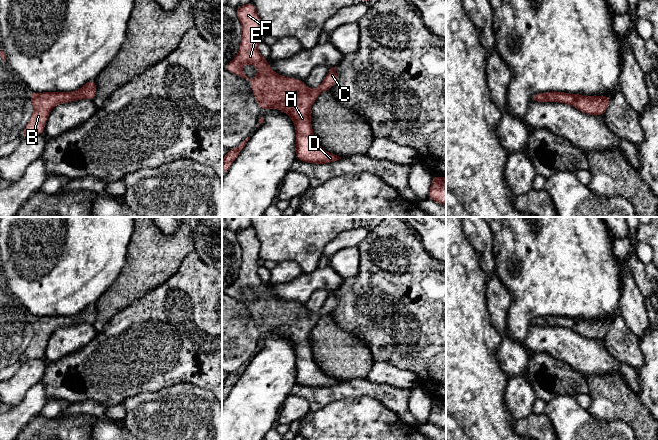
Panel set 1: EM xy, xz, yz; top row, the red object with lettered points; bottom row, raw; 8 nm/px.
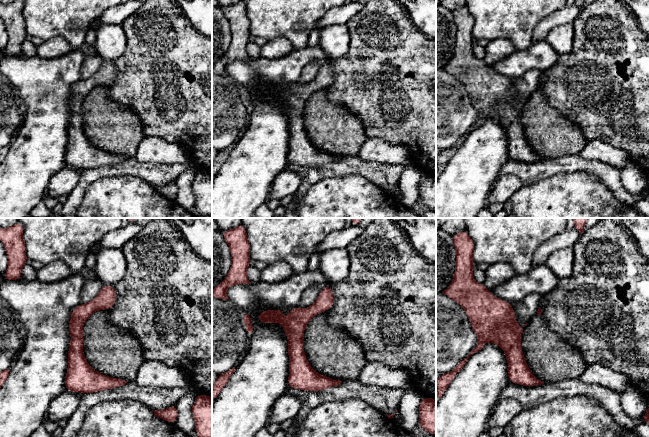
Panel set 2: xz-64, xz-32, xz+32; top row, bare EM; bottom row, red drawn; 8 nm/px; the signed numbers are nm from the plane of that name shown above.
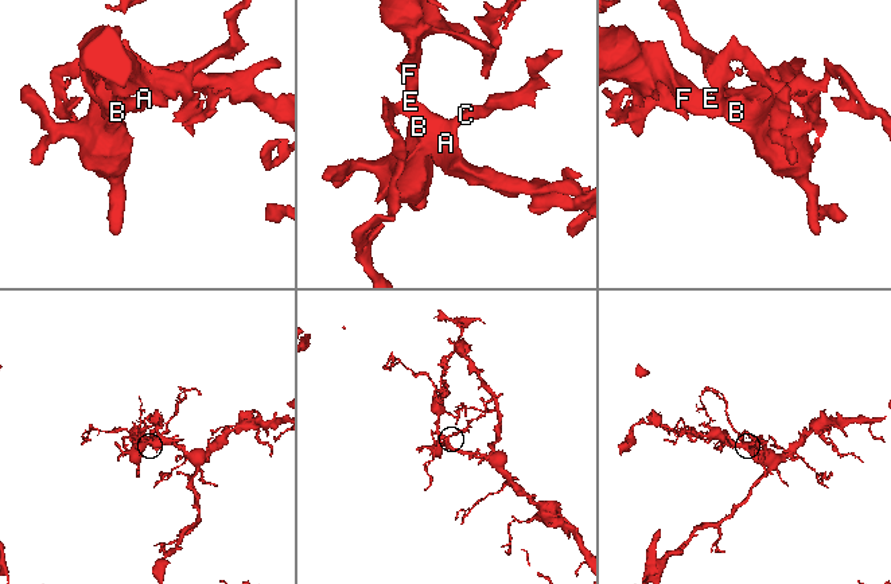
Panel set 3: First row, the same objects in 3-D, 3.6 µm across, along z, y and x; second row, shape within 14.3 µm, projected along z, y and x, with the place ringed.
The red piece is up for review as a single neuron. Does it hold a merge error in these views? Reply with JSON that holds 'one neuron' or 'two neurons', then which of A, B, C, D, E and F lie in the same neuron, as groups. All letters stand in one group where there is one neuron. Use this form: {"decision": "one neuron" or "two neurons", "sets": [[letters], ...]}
{"decision": "one neuron", "sets": [["A", "B", "C", "D", "E", "F"]]}

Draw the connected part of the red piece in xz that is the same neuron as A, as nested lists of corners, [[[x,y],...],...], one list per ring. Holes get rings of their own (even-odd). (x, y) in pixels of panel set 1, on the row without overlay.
[[[253,226],[239,230],[235,234],[242,250],[241,267],[236,281],[224,293],[251,307],[253,319],[260,332],[280,333],[292,342],[296,356],[298,384],[326,388],[341,383],[320,370],[314,360],[310,342],[312,328],[319,318],[331,314],[337,307],[337,290],[329,293],[324,305],[315,313],[309,313],[304,305],[275,297],[268,289],[268,283],[263,282],[258,275],[261,264],[259,257],[261,243]],[[244,288],[258,292],[258,298],[252,304],[243,296]]]

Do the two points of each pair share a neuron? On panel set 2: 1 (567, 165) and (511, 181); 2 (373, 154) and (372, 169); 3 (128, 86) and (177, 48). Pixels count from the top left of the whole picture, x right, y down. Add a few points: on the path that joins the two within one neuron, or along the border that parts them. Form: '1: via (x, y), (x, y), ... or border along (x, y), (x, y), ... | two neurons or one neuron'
1: border along (500, 175), (513, 174), (523, 184) | two neurons
2: border along (357, 156), (365, 161), (396, 165) | two neurons
3: via (140, 74), (153, 61), (165, 60) | one neuron

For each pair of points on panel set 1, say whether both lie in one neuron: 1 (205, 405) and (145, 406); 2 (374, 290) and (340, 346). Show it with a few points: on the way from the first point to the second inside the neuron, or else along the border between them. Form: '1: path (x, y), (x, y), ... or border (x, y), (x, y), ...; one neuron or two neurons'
1: path (190, 406), (160, 406); one neuron
2: border (332, 315), (339, 327), (350, 332), (367, 346); two neurons

